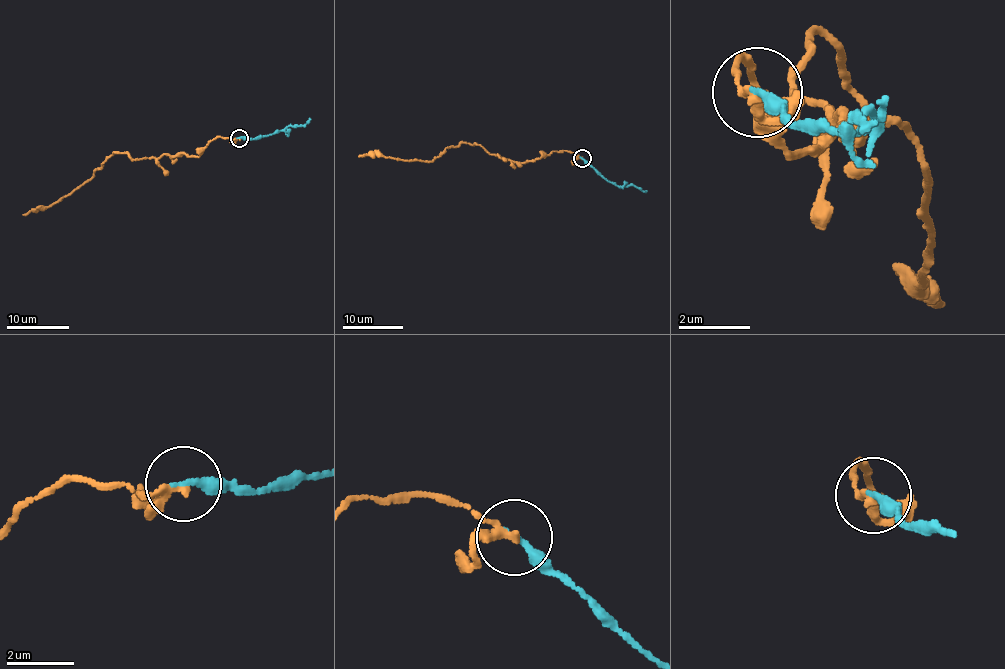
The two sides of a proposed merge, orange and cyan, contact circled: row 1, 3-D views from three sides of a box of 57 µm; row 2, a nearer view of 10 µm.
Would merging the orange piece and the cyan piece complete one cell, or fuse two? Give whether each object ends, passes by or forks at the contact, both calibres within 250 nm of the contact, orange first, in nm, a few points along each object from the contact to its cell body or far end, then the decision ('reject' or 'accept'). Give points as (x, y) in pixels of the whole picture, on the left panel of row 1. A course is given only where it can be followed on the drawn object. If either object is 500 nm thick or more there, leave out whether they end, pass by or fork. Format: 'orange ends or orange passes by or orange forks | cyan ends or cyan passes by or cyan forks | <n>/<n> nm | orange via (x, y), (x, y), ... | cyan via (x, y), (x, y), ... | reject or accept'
orange passes by | cyan ends | 190/280 nm | orange via (239, 137), (216, 136), (190, 156), (133, 159), (114, 153), (72, 191), (22, 214) | cyan via (239, 137), (253, 139), (270, 135), (290, 125), (304, 125), (311, 119) | accept

